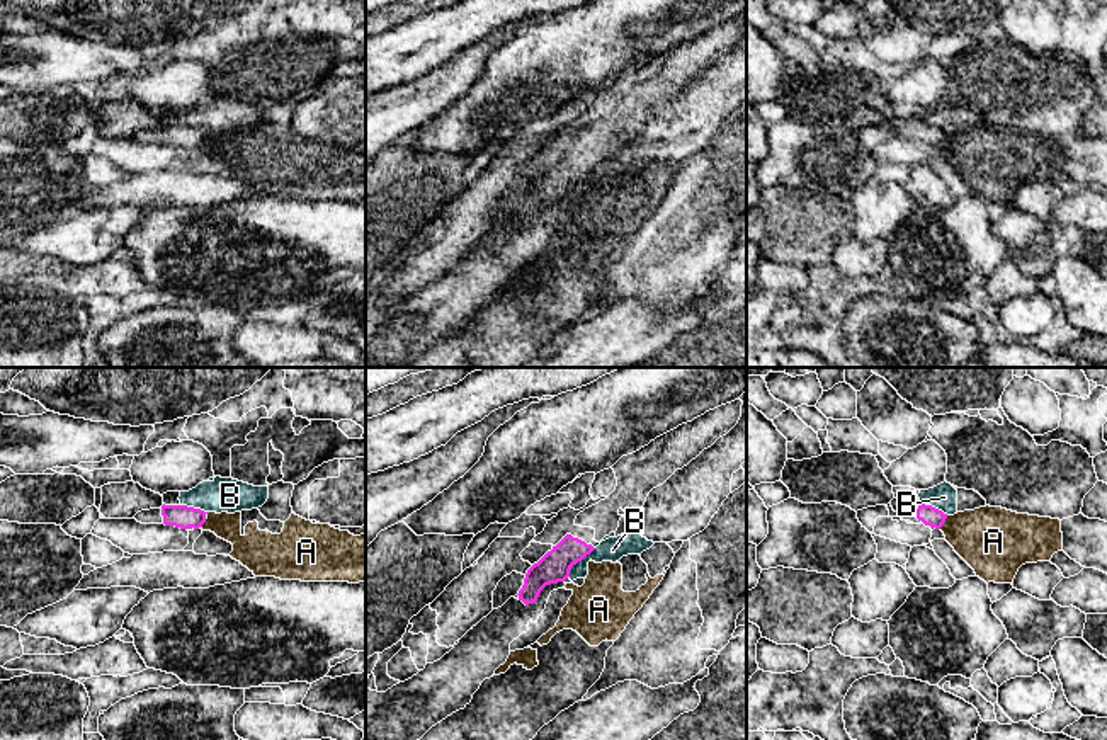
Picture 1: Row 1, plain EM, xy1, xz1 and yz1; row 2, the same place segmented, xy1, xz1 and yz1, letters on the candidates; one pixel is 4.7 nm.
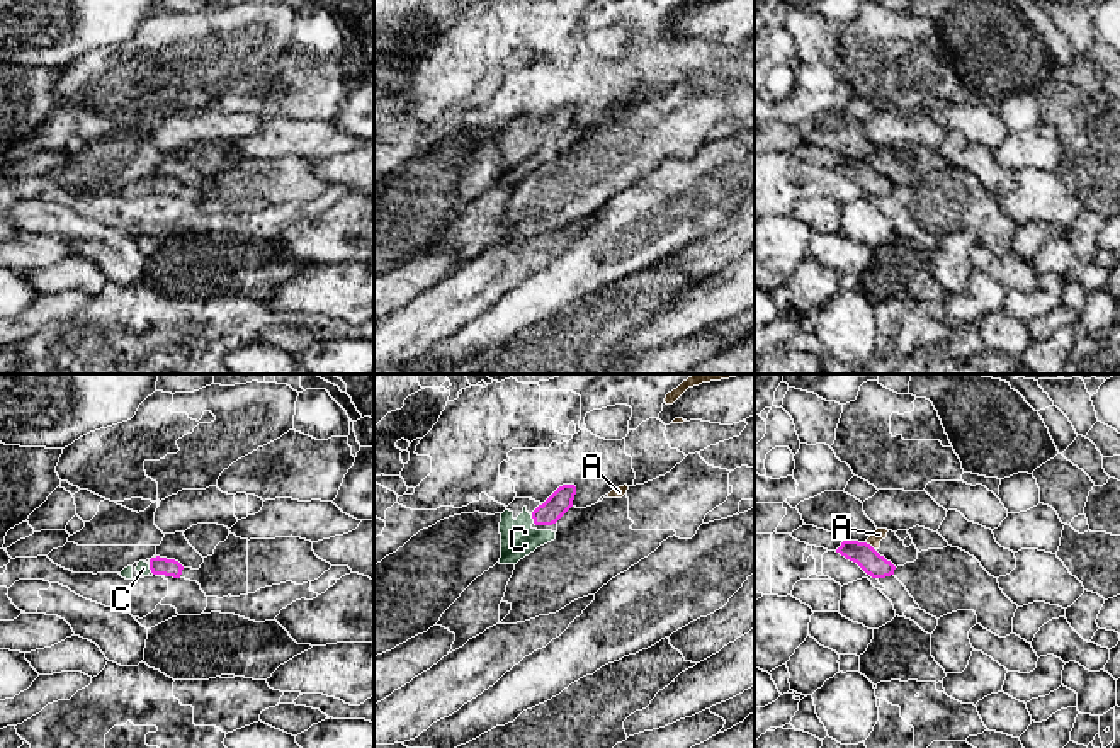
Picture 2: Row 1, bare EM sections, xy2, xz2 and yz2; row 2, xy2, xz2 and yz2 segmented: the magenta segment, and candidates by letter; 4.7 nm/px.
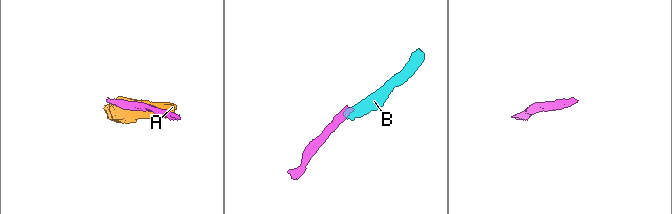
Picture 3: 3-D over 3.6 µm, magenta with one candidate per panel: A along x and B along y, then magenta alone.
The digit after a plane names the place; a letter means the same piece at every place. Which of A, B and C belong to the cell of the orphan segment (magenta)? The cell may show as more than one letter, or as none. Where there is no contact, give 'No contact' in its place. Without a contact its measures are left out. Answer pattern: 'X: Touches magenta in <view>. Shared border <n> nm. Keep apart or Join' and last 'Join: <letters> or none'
A: Touches magenta in yz1. Shared border 80 nm. Keep apart
B: Touches magenta in xz1. Shared border 190 nm. Keep apart
C: Touches magenta in xz2. Shared border 40 nm. Join
Join: C

